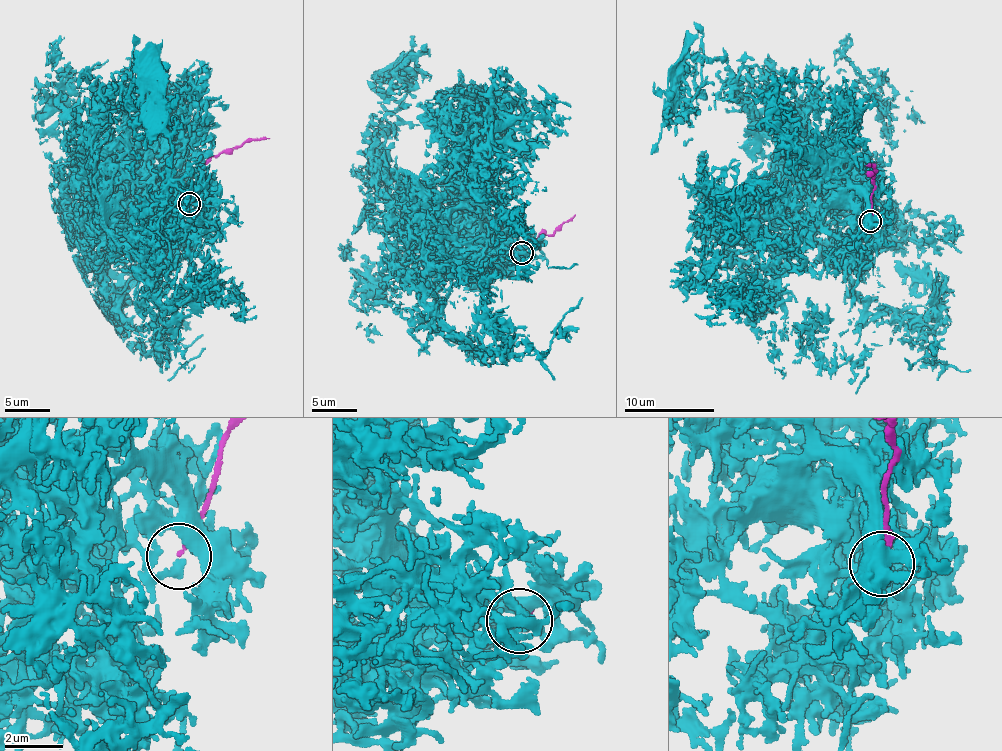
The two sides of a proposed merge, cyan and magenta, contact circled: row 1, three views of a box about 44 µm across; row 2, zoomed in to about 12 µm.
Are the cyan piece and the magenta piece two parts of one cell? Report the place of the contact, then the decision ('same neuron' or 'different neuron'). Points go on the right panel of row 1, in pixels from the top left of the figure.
at (870, 221); different neuron

